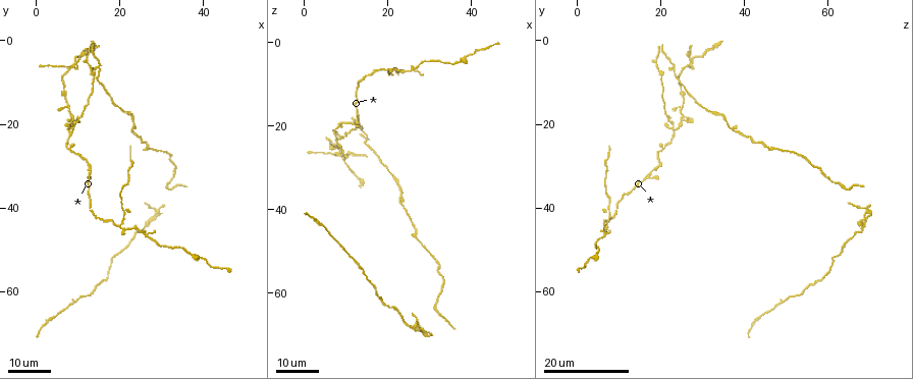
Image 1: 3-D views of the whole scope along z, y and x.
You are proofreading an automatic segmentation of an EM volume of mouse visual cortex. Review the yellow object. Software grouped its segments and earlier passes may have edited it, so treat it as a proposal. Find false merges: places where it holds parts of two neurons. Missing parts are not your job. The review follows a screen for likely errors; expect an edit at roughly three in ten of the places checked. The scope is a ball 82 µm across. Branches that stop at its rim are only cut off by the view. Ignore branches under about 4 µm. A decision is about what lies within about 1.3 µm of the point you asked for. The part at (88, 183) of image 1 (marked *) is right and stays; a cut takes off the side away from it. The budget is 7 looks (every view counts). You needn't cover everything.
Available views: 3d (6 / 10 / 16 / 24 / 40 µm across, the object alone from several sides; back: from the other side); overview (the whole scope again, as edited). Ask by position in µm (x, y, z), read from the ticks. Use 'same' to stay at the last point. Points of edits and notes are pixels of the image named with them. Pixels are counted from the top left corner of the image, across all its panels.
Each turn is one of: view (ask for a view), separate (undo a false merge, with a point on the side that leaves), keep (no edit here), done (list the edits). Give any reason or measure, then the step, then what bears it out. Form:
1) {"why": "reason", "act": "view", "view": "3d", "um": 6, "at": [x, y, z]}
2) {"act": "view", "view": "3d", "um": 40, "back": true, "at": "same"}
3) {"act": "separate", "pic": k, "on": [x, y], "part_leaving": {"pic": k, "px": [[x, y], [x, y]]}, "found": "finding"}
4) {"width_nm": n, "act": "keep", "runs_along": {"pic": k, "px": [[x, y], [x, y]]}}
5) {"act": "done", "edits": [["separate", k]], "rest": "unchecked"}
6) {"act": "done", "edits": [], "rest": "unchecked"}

{"why": "a fork", "act": "view", "view": "3d", "um": 16, "at": [8.0, 21.5, 23.0]}

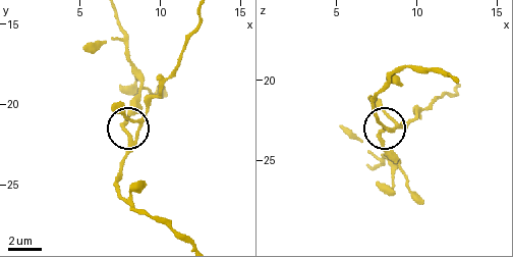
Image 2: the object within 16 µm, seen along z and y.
{"act": "view", "view": "3d", "um": 6, "at": "same"}

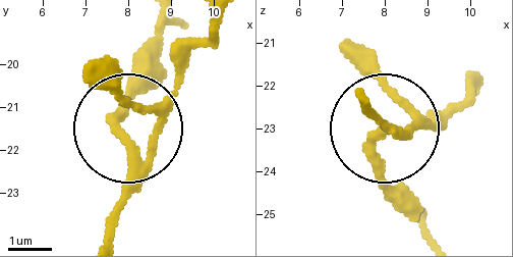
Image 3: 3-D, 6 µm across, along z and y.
{"width_nm": 210, "act": "separate", "pic": 3, "on": [161, 109], "part_leaving": {"pic": 3, "px": [[147, 173], [147, 145], [176, 79], [220, 24]]}, "found": "a second neuron is stuck on"}

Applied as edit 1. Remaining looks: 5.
{"why": "see it whole again", "act": "view", "view": "overview"}

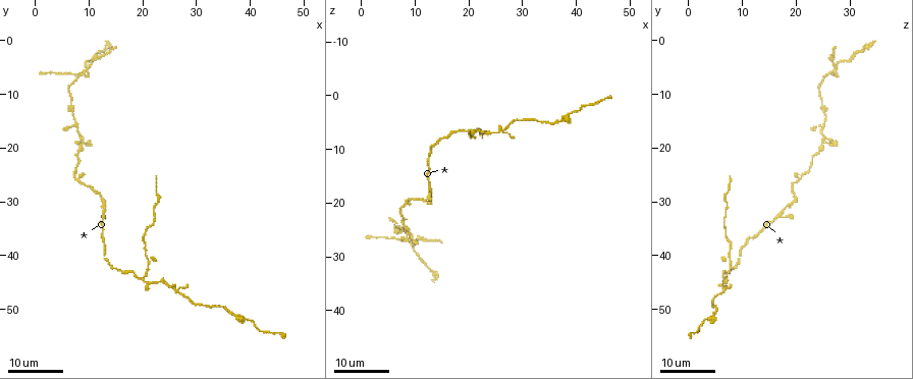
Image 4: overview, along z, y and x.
{"why": "small branch off a trunk", "act": "view", "view": "3d", "um": 16, "at": [27.0, 47.5, 6.0]}

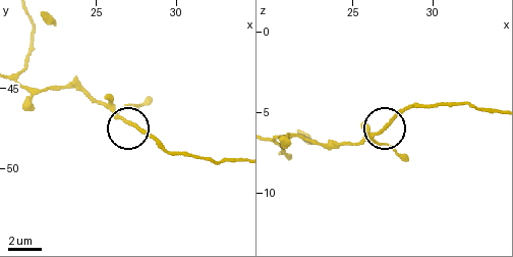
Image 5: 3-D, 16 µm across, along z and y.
{"act": "view", "view": "3d", "um": 6, "at": [27.0, 47.0, 6.1]}

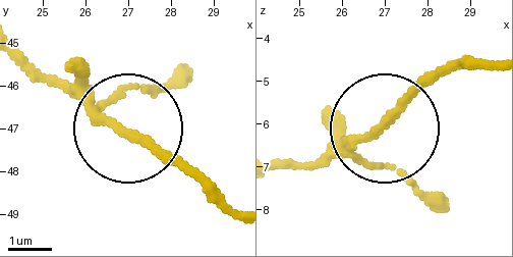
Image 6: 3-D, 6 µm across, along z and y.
{"width_nm": 150, "act": "keep", "runs_along": {"pic": 6, "px": [[24, 50], [207, 189]]}, "found": "continuous, no second neuron"}

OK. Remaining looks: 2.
{"act": "done", "edits": [["separate", 3]], "rest": "unchecked"}

